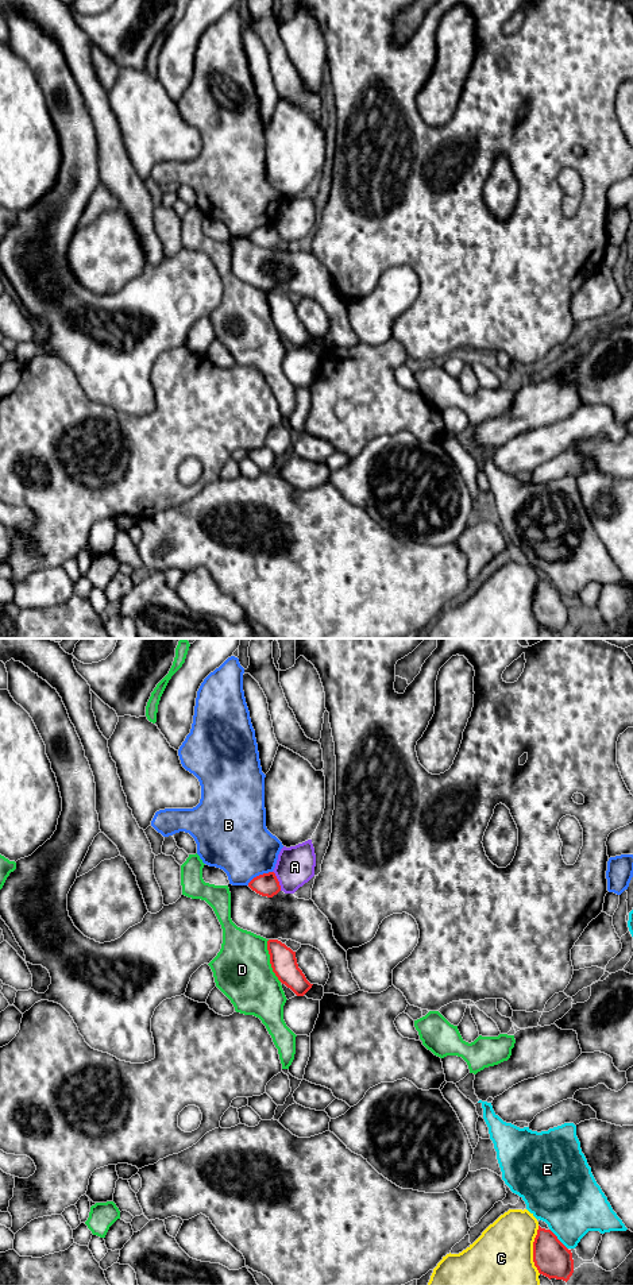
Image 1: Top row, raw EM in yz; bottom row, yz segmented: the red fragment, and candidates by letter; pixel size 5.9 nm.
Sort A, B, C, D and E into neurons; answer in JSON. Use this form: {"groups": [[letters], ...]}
{"groups": [["A", "B"], ["C"], ["D"], ["E"]]}

